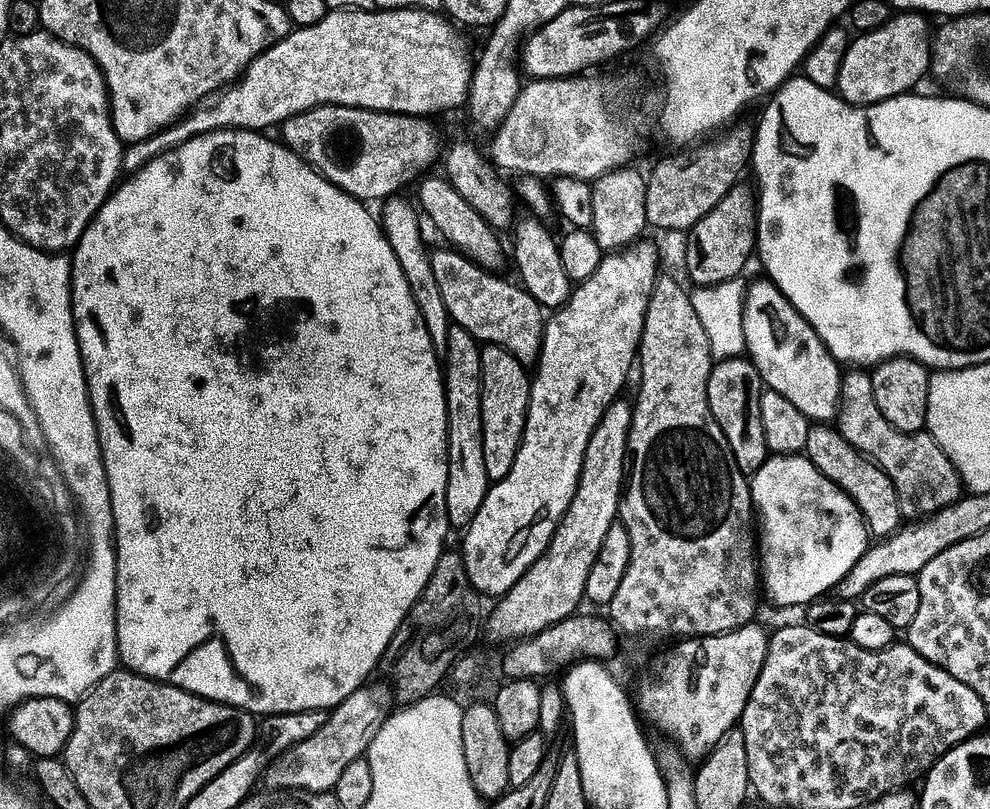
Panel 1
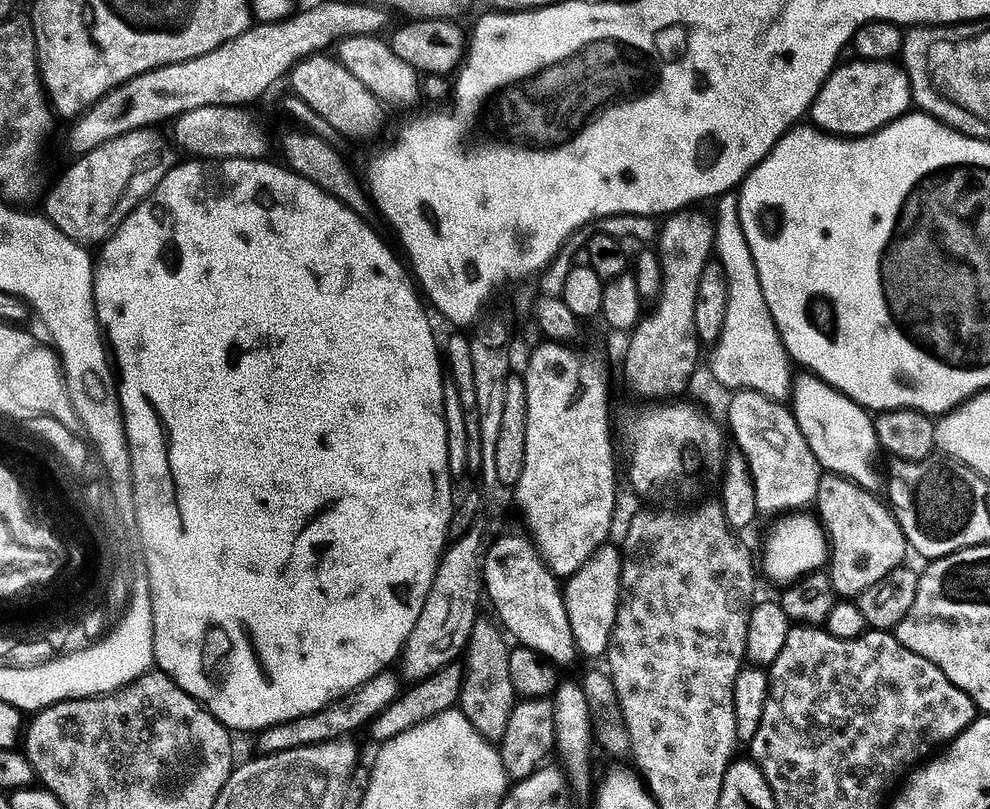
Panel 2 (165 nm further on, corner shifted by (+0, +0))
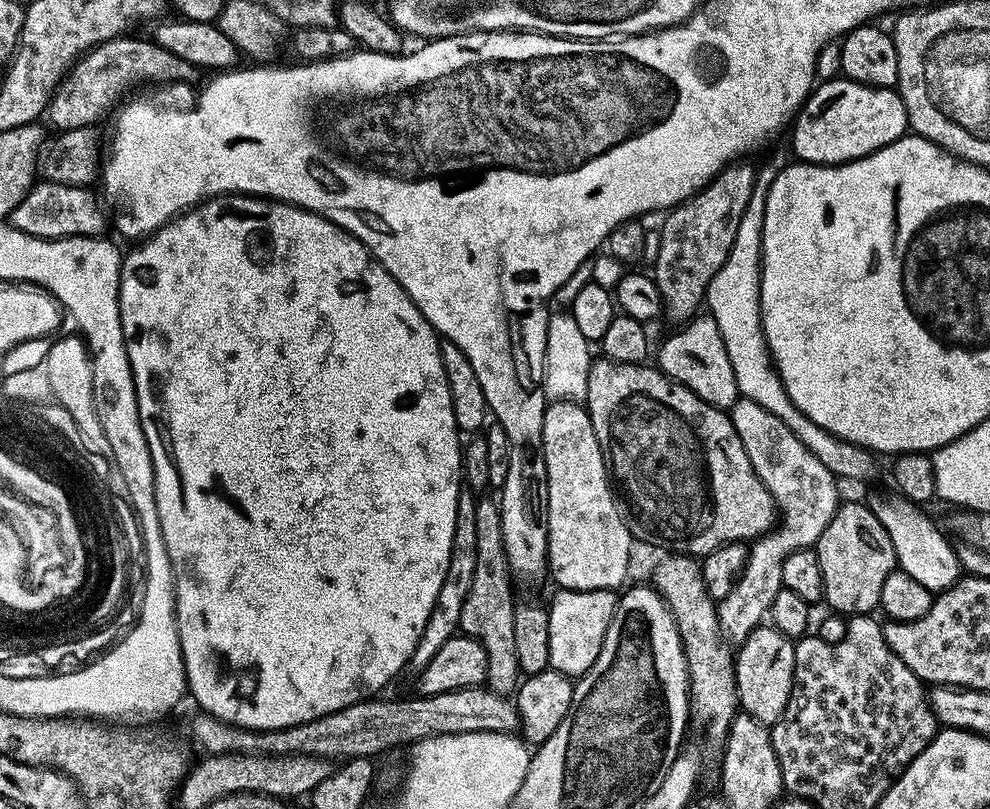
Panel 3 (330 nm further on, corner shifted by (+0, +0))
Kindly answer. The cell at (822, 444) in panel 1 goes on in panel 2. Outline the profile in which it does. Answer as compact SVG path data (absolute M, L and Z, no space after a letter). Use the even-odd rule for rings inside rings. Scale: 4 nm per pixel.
M824 474L820 477L814 512L828 535L830 575L837 597L858 598L866 594L870 586L878 586L878 582L882 582L882 578L886 578L886 574L890 574L895 568L905 567L907 560L904 559L910 556L908 539L906 534L902 534L902 526L896 521L891 507L877 493L868 492L841 476Z

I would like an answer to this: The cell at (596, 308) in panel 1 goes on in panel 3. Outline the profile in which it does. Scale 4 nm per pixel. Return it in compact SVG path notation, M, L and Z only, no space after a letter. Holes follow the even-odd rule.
M552 402L544 422L544 453L548 471L548 567L551 579L560 583L565 592L593 592L620 590L629 583L628 567L632 564L634 541L624 521L624 512L618 503L608 467L594 434L594 422L587 407L576 402Z

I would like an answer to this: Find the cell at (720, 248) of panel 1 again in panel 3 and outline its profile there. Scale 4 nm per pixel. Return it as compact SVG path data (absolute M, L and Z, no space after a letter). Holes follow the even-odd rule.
M711 314L697 315L695 320L676 330L660 352L658 367L665 376L686 386L694 394L698 394L698 398L715 408L731 410L736 401L741 399L734 362L730 362L722 330L718 330L718 322Z

